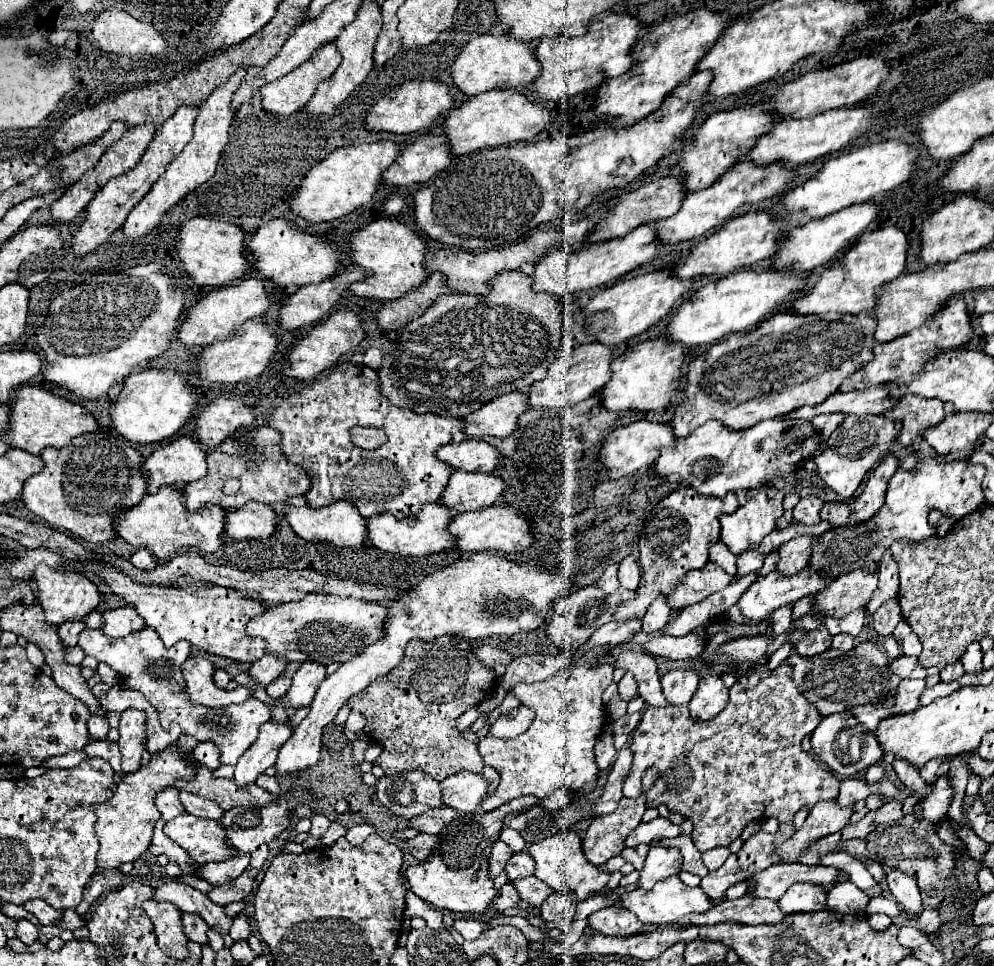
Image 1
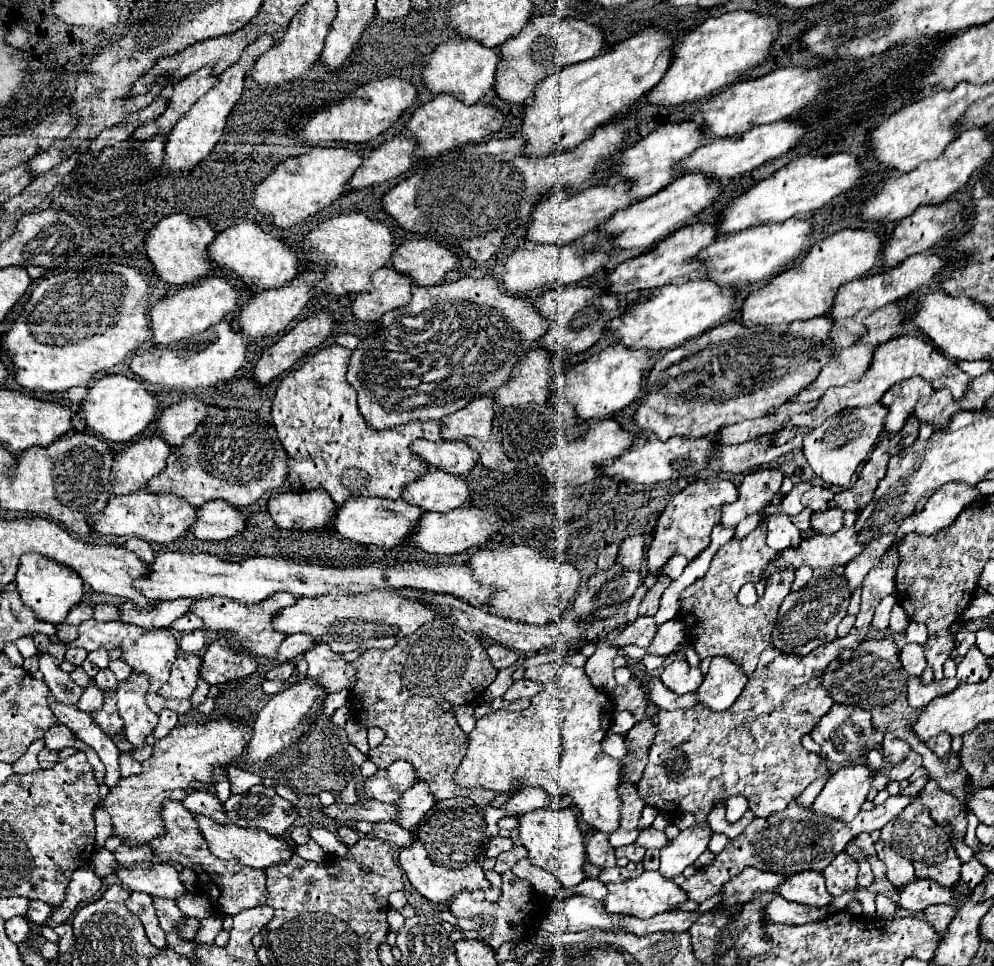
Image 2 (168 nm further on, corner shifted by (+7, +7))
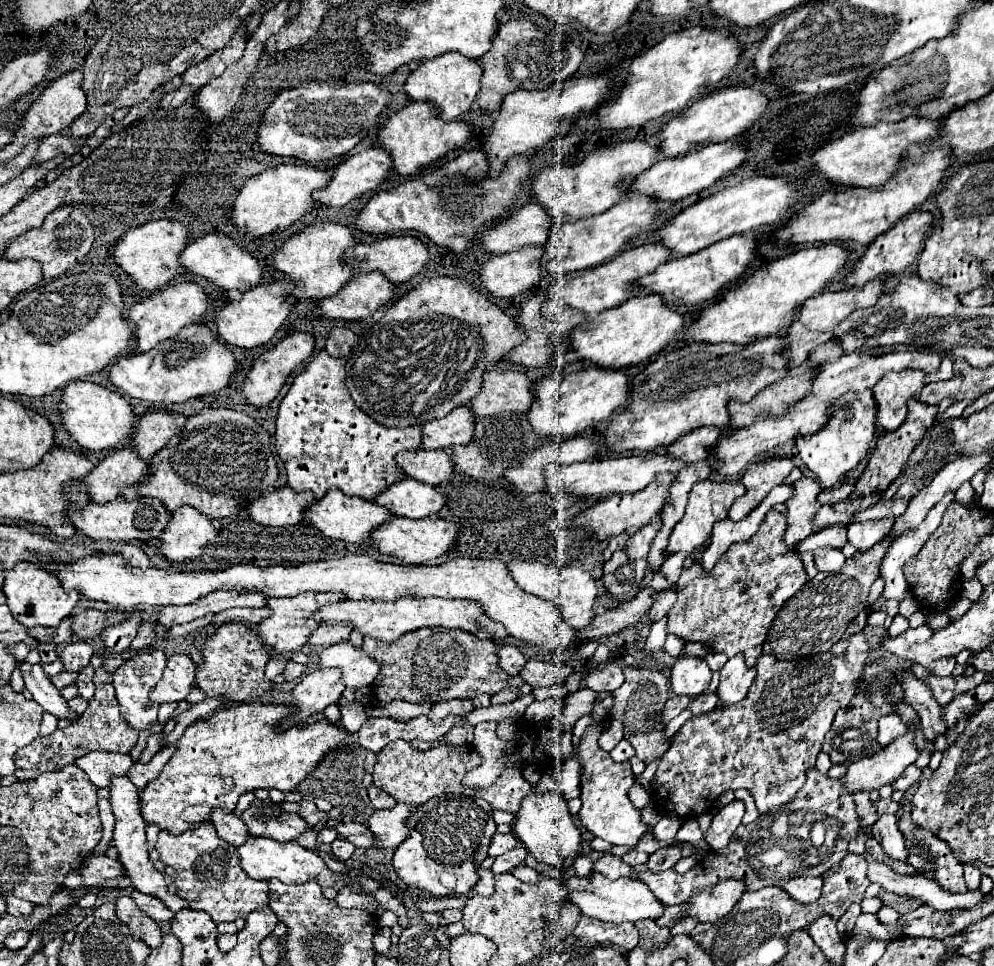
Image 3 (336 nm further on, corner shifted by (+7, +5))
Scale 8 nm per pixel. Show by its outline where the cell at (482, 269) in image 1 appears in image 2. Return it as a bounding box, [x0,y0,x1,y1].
[391,239,461,285]

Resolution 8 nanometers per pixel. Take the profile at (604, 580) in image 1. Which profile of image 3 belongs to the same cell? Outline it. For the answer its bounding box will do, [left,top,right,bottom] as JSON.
[605,535,629,559]

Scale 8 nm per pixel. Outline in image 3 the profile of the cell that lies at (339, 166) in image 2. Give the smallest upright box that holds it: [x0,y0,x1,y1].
[229,165,331,239]

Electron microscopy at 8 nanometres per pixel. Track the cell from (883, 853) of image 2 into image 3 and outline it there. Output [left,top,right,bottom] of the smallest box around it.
[873,815,907,861]

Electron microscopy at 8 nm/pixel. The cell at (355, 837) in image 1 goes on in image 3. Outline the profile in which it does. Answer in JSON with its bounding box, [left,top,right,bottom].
[331,839,355,863]

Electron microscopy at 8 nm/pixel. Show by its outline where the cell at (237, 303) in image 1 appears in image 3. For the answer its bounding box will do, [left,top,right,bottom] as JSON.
[127,283,207,353]

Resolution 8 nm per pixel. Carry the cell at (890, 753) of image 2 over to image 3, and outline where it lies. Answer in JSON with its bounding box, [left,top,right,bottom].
[877,715,907,747]

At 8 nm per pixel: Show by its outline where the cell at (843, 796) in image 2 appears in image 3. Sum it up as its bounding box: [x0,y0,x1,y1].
[845,725,921,795]

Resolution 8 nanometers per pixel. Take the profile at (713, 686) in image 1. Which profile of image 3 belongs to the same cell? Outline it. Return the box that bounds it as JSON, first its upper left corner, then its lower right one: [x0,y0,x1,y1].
[717,655,755,707]

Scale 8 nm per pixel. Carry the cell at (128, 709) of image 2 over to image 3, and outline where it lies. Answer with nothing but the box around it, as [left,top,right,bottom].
[113,649,165,731]

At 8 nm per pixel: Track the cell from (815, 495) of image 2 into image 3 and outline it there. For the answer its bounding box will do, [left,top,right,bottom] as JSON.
[819,480,854,505]

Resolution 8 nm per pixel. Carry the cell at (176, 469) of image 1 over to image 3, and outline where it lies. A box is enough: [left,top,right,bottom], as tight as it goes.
[85,449,147,503]

